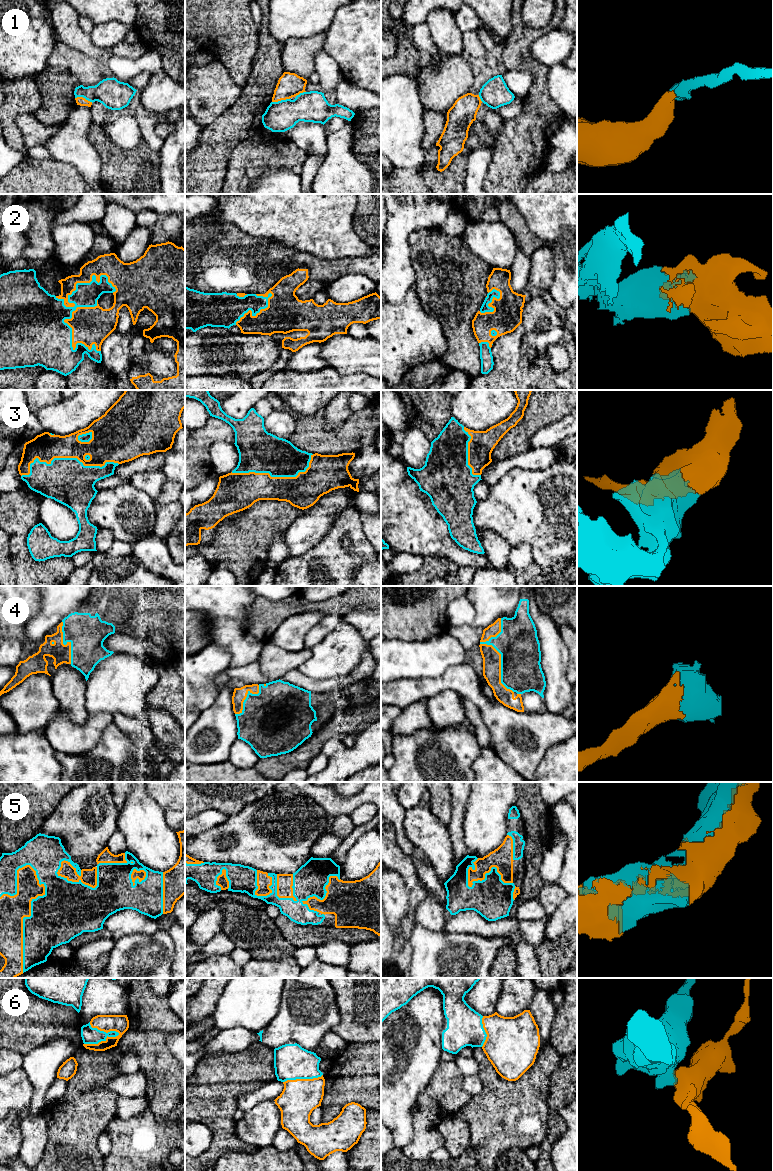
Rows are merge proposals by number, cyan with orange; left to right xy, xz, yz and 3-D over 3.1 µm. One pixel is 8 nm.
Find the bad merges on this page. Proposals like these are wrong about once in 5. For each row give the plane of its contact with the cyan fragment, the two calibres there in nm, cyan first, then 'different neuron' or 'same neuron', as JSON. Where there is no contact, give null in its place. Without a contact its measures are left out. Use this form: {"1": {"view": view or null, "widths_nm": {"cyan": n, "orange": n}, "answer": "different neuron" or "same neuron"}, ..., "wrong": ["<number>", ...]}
{"1": {"view": "xz", "widths_nm": {"cyan": 240, "orange": 200}, "answer": "same neuron"}, "2": {"view": "xy", "widths_nm": {"cyan": 190, "orange": 160}, "answer": "same neuron"}, "3": {"view": "xy", "widths_nm": {"cyan": 360, "orange": 220}, "answer": "same neuron"}, "4": {"view": "yz", "widths_nm": {"cyan": 320, "orange": 140}, "answer": "same neuron"}, "5": {"view": "xy", "widths_nm": {"cyan": 420, "orange": 220}, "answer": "same neuron"}, "6": {"view": "xy", "widths_nm": {"cyan": 130, "orange": 140}, "answer": "same neuron"}, "wrong": []}

